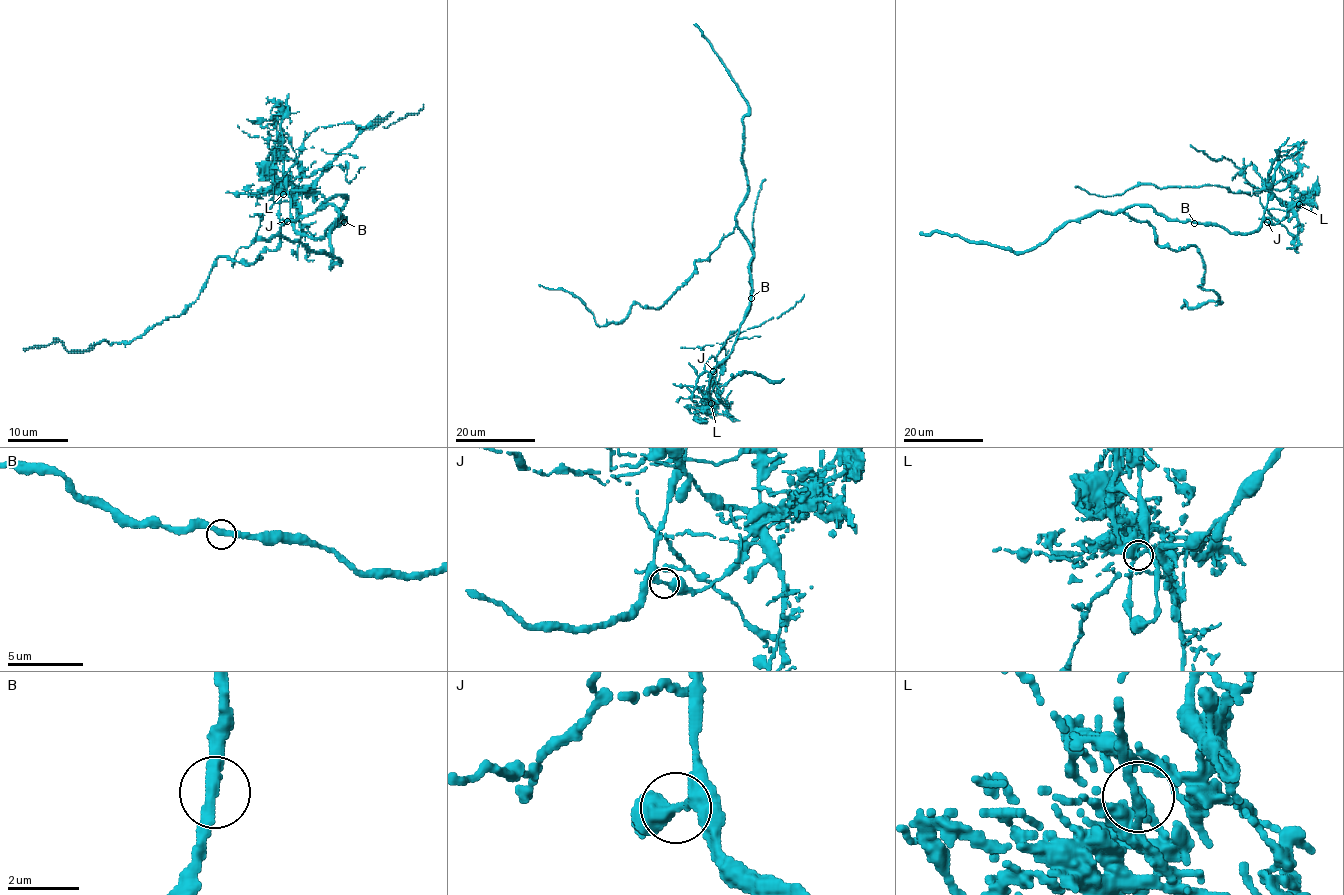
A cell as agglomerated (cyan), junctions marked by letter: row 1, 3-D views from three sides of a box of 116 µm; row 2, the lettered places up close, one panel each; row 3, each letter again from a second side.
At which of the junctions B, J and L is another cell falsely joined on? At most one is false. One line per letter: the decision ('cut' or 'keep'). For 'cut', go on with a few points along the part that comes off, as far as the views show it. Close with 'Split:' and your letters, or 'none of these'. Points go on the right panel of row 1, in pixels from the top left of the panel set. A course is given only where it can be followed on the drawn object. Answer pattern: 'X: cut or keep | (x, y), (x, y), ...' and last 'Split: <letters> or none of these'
B: keep
J: keep
L: cut | (1298, 204), (1311, 200), (1294, 203), (1289, 187), (1251, 196), (1219, 186), (1139, 183), (1105, 197), (1075, 186)
Split: L

